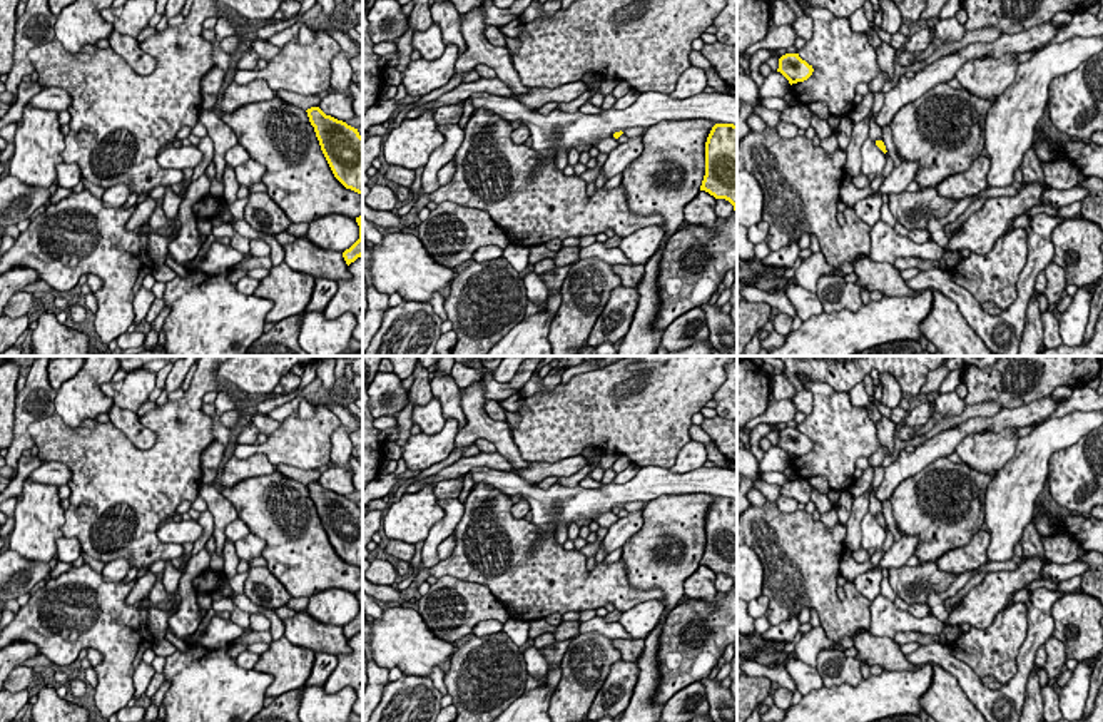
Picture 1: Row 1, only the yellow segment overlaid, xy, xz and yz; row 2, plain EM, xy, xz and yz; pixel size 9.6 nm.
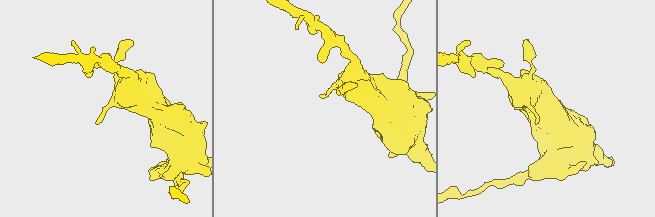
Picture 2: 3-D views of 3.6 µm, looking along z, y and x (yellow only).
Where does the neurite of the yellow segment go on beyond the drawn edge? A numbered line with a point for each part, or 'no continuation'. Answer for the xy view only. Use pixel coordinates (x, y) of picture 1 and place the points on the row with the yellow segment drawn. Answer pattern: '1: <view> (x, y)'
no continuation

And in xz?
no continuation

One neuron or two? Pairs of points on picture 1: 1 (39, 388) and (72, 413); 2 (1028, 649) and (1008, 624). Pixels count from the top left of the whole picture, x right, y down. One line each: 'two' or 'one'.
1: two
2: two

